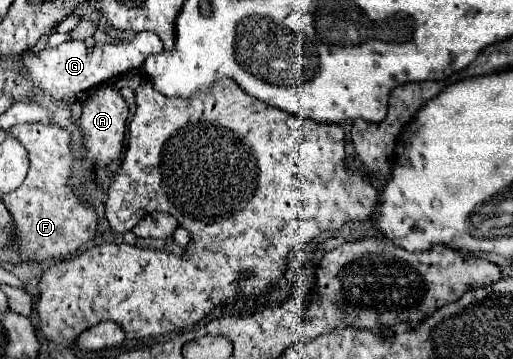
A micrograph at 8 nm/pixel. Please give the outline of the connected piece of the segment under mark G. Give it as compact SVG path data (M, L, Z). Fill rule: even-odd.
M141 31L131 41L125 41L125 43L105 43L105 45L87 47L85 41L67 41L67 43L61 43L59 47L47 45L39 53L25 51L23 61L19 61L17 65L19 65L19 71L23 71L23 77L29 77L33 89L41 89L43 93L51 95L51 99L55 101L65 101L129 69L139 69L145 57L153 53L163 53L161 39L151 31Z

